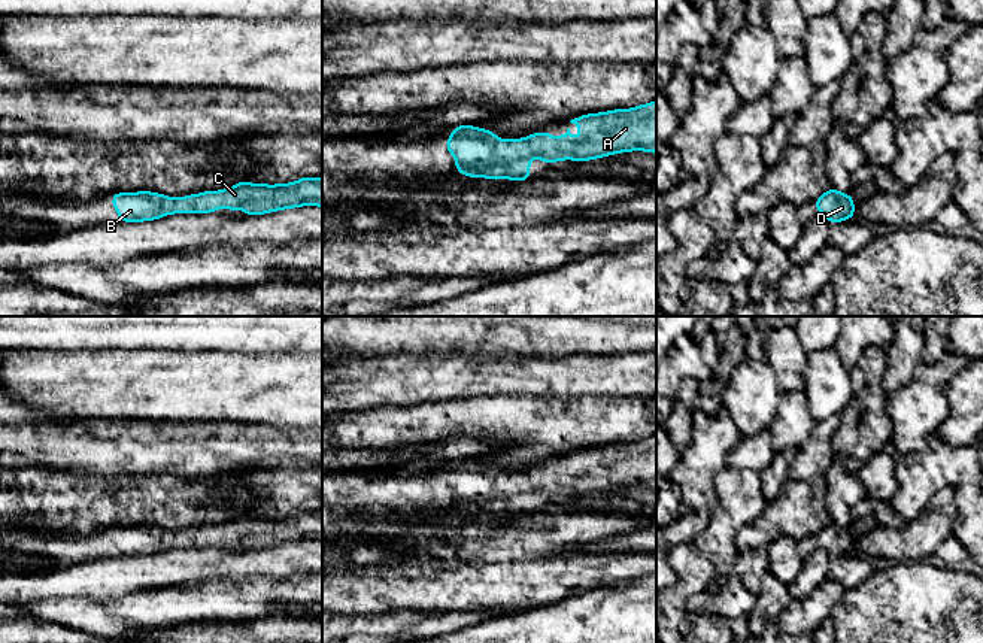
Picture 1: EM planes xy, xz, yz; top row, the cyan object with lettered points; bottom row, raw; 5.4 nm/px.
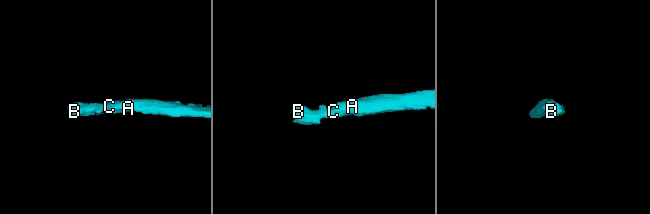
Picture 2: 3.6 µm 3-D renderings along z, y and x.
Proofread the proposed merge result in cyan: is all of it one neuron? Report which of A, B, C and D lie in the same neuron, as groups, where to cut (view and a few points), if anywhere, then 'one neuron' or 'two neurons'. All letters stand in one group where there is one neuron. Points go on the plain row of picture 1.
groups A B C D; cut none; one neuron

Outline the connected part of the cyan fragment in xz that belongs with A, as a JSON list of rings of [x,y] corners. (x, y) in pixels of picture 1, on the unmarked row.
[[[656,434],[632,443],[616,443],[601,448],[582,449],[570,455],[580,462],[580,470],[573,474],[570,462],[564,470],[552,471],[547,465],[533,467],[524,473],[503,474],[491,464],[473,459],[456,459],[446,473],[446,483],[456,495],[456,507],[468,512],[488,512],[492,515],[510,513],[513,516],[528,515],[530,495],[537,491],[546,498],[558,494],[589,495],[619,486],[646,485],[656,488]]]

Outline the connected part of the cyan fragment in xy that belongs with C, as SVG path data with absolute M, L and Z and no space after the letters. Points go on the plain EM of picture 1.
M300 512L292 518L277 519L249 518L239 515L234 521L221 525L204 525L180 533L167 531L149 525L139 525L130 528L115 527L112 528L112 540L115 542L122 556L152 555L172 548L210 548L216 546L219 542L230 543L231 546L234 546L237 540L242 542L243 549L264 549L268 546L294 543L300 540L322 542L322 512Z

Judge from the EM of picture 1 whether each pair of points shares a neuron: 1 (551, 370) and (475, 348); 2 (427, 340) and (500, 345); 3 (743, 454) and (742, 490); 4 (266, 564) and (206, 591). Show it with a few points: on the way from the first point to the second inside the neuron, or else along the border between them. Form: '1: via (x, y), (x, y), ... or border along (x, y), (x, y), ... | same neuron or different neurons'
1: border along (548, 358), (500, 358), (492, 361) | different neurons
2: via (445, 340), (482, 343) | same neuron
3: border along (728, 464), (737, 469), (752, 469), (758, 473) | different neurons
4: border along (273, 578), (237, 576), (203, 581) | different neurons

